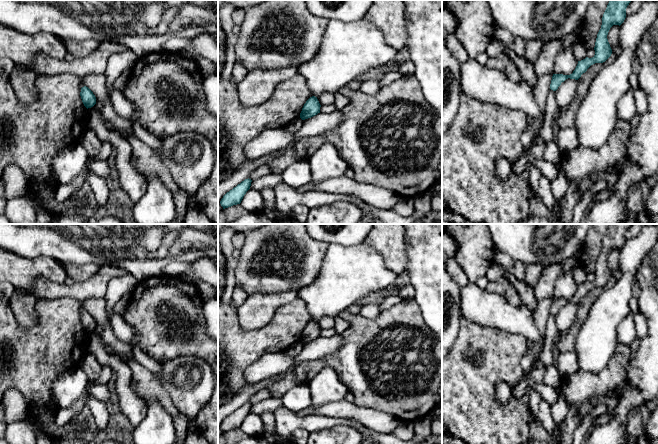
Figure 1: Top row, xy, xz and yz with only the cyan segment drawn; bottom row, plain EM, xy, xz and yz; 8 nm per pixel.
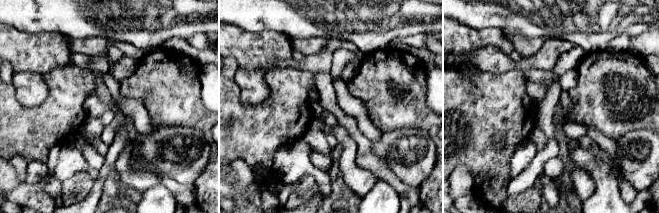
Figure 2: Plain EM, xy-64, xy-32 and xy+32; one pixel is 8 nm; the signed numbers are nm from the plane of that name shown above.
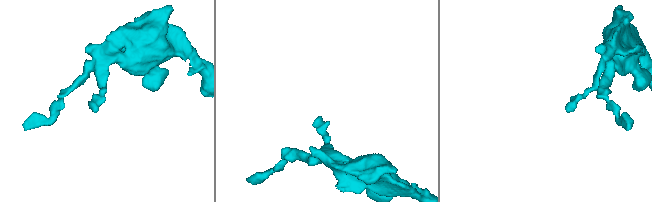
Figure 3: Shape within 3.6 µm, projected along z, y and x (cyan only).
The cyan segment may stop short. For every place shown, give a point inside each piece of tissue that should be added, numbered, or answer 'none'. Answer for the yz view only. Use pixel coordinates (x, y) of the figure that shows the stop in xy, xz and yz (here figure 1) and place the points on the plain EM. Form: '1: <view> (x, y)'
none

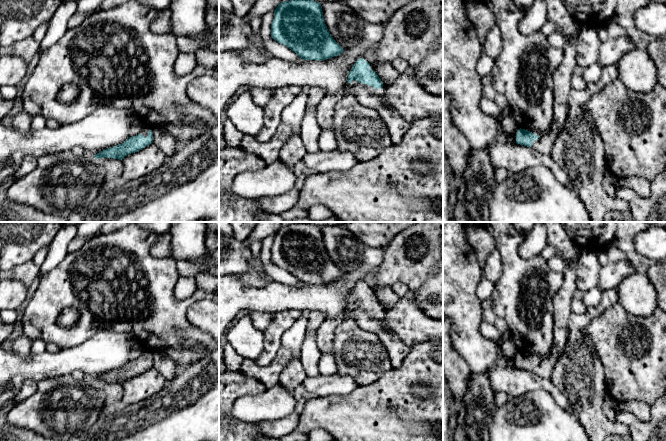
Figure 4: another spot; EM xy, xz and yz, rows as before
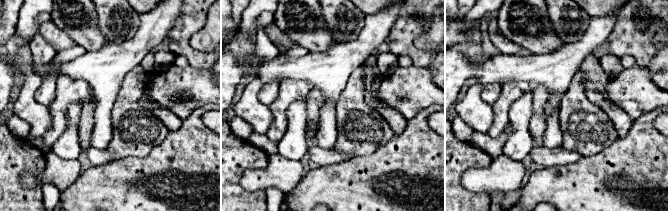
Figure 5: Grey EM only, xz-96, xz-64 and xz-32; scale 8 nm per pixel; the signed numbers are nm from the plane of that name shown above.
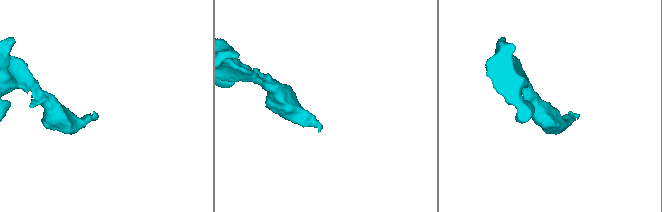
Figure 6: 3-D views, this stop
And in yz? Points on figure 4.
1: yz (562, 299)

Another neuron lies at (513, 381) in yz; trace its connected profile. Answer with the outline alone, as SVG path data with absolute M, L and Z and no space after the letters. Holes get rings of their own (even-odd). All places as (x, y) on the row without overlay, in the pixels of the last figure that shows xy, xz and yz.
M493 366L487 371L491 389L494 393L504 392L509 398L524 393L544 390L566 411L573 411L567 397L553 384L551 379L542 379L531 371L507 366Z

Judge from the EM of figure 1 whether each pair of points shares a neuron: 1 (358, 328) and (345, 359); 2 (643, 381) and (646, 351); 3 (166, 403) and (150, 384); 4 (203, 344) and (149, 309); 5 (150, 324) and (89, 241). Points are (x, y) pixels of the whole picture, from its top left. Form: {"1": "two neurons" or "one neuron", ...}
{"1": "one neuron", "2": "one neuron", "3": "one neuron", "4": "one neuron", "5": "two neurons"}

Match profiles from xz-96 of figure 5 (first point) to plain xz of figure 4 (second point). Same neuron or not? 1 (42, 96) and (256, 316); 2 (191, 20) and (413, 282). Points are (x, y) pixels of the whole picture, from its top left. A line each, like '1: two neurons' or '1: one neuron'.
1: one neuron
2: one neuron

